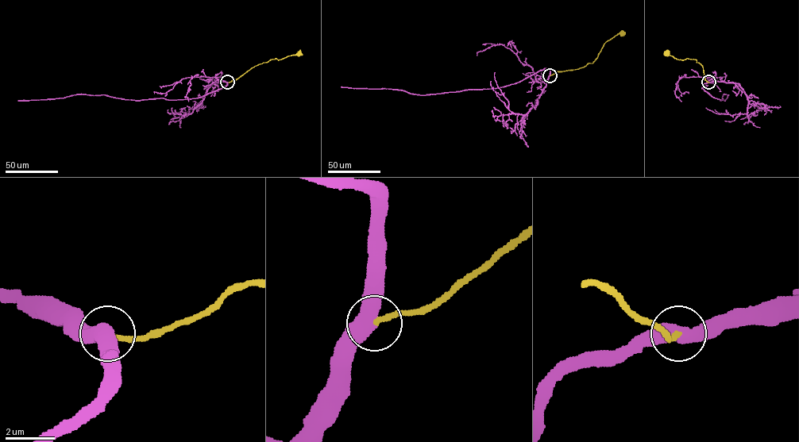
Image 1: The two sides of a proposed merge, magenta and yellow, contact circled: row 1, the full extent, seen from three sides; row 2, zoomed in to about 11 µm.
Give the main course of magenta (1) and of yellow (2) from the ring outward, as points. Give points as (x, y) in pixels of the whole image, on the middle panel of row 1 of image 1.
1: (550, 75), (550, 70), (545, 68), (519, 81), (498, 87), (426, 95), (388, 89), (341, 86)
2: (550, 75), (592, 63), (604, 44), (622, 33)

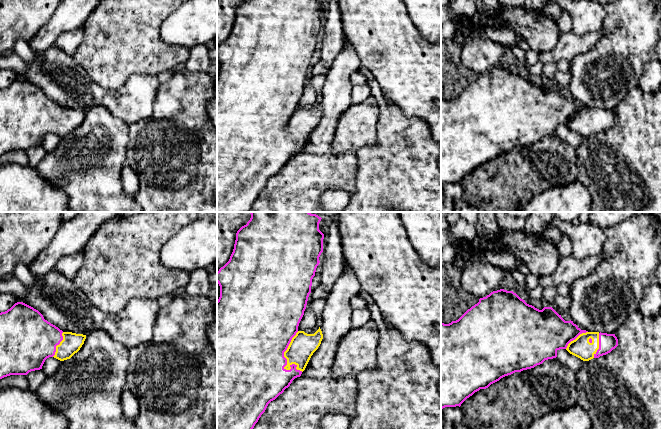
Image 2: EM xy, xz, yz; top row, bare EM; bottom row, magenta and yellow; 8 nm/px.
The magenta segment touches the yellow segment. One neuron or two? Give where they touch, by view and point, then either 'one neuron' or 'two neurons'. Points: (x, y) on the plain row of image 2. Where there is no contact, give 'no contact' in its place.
meets magenta in xz at (285, 126); one neuron

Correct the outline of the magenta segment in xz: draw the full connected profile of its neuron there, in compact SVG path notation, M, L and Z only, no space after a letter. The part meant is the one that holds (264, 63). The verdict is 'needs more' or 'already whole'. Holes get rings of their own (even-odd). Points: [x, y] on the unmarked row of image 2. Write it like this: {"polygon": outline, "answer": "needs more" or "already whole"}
{"polygon": "M246 0L237 7L230 35L217 48L217 59L220 62L220 73L217 76L217 212L248 212L268 180L282 170L295 154L301 152L311 132L320 122L323 115L320 103L314 110L307 110L299 107L298 102L311 69L312 55L320 39L323 15L324 10L319 6L319 0Z", "answer": "needs more"}

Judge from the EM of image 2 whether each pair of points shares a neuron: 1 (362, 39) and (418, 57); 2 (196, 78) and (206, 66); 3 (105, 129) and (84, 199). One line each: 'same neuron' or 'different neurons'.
1: same neuron
2: different neurons
3: same neuron

